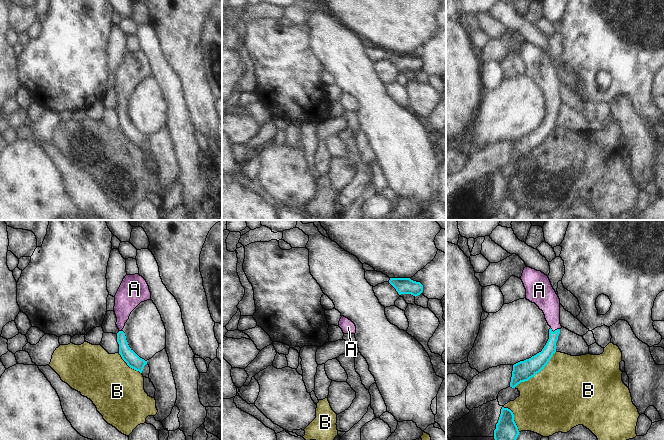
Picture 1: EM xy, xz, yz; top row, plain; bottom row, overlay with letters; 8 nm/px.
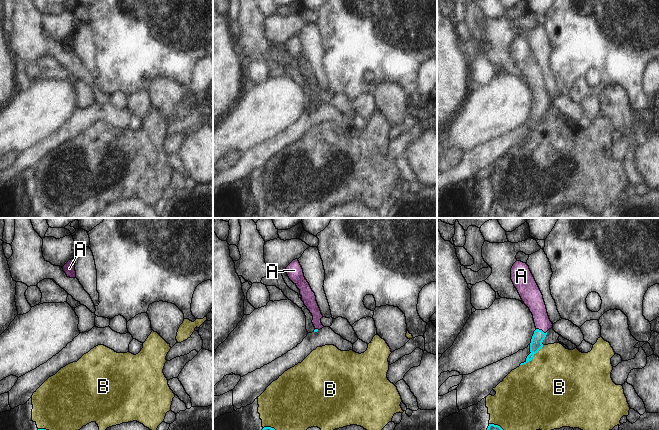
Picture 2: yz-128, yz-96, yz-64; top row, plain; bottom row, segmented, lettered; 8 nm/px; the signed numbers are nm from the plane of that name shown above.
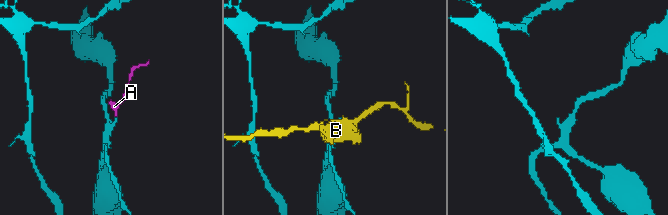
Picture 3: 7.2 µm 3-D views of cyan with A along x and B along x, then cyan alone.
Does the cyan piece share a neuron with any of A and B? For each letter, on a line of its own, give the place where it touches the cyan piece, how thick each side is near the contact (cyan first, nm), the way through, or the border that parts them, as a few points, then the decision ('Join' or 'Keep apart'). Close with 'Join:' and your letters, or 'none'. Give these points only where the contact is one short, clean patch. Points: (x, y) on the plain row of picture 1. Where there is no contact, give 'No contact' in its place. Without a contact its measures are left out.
A: Touches cyan at yz (555, 106). Thickness 120 nm (cyan) against 180 nm. Path across: yz (542, 134), (550, 124), (555, 106), (551, 83), (547, 76). Join
B: Touches cyan at yz (536, 149). Thickness 160 nm (cyan) against 500 nm. Keep apart
Join: A.

